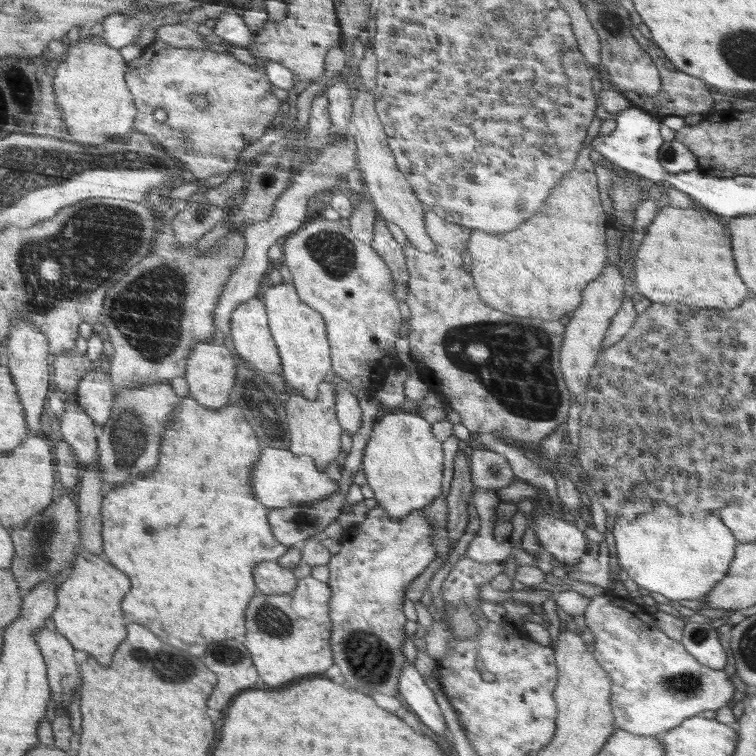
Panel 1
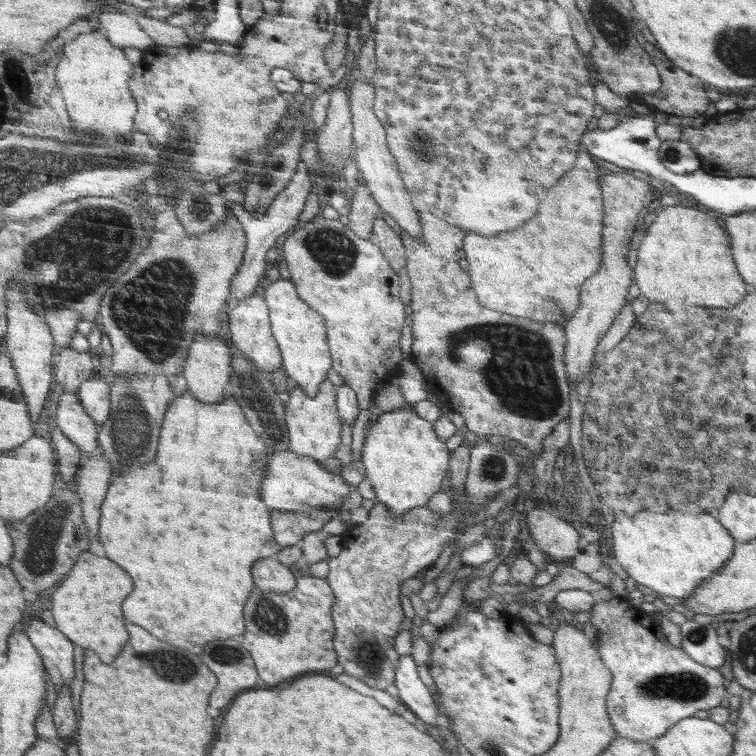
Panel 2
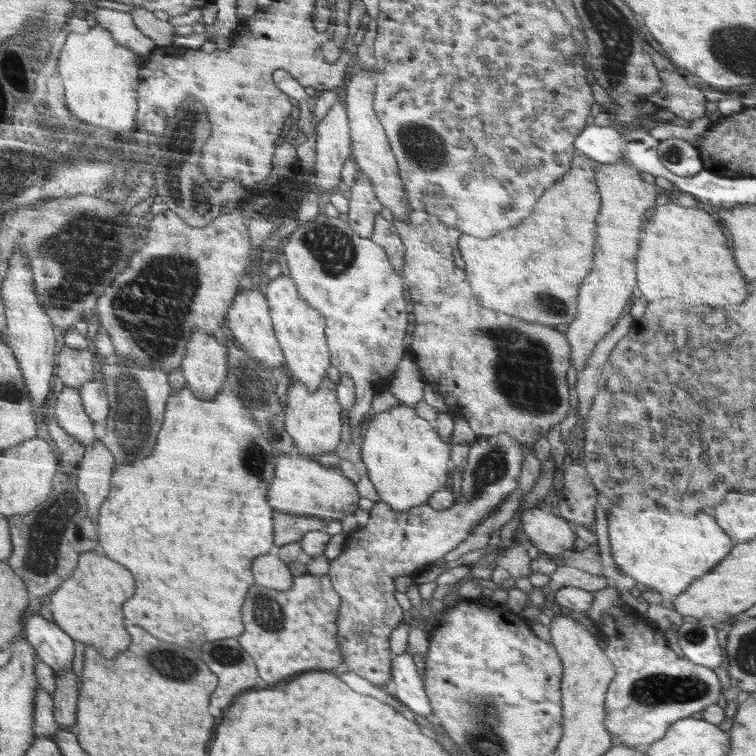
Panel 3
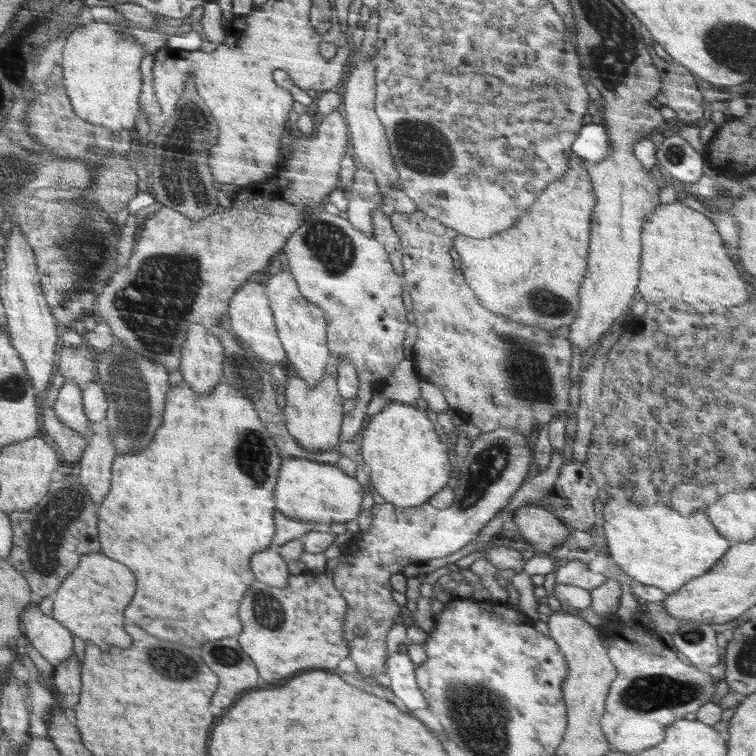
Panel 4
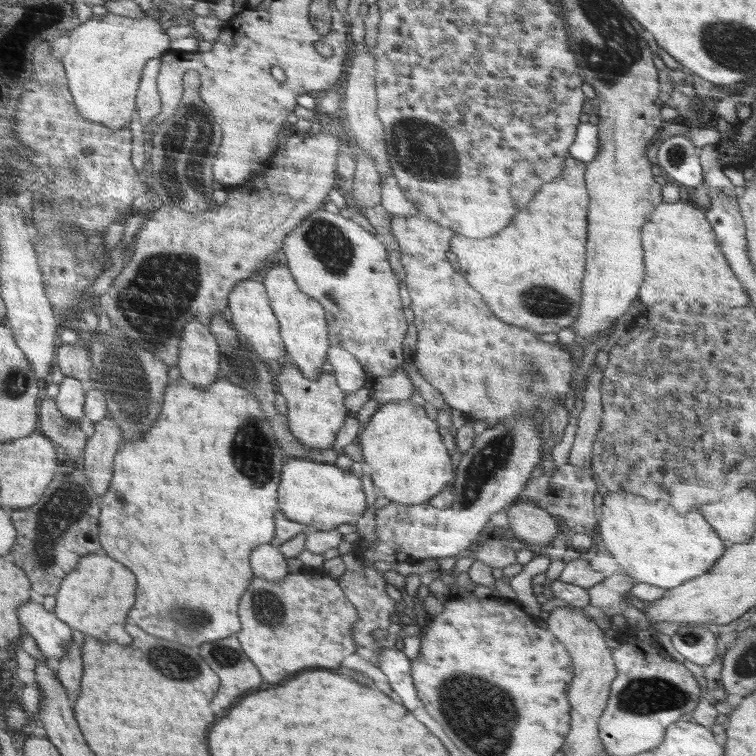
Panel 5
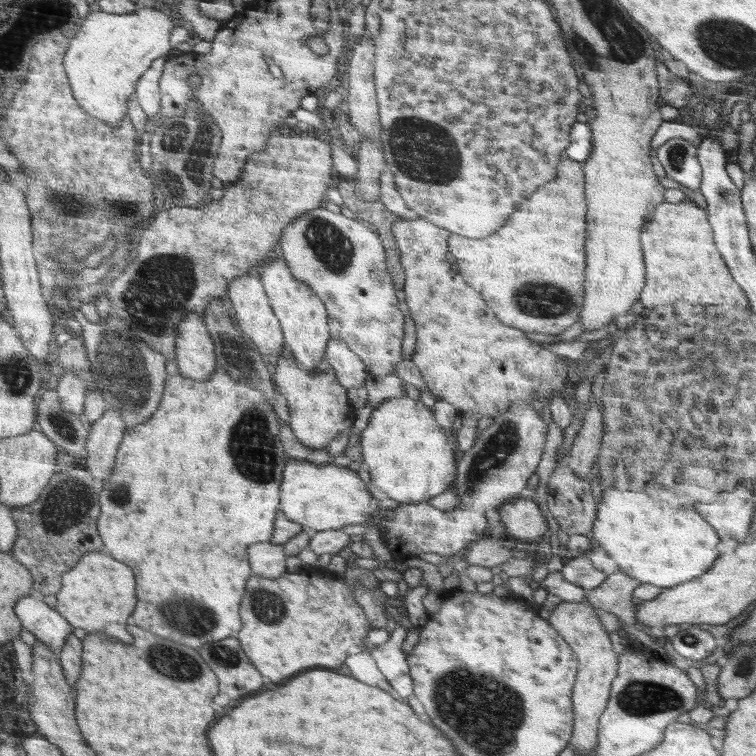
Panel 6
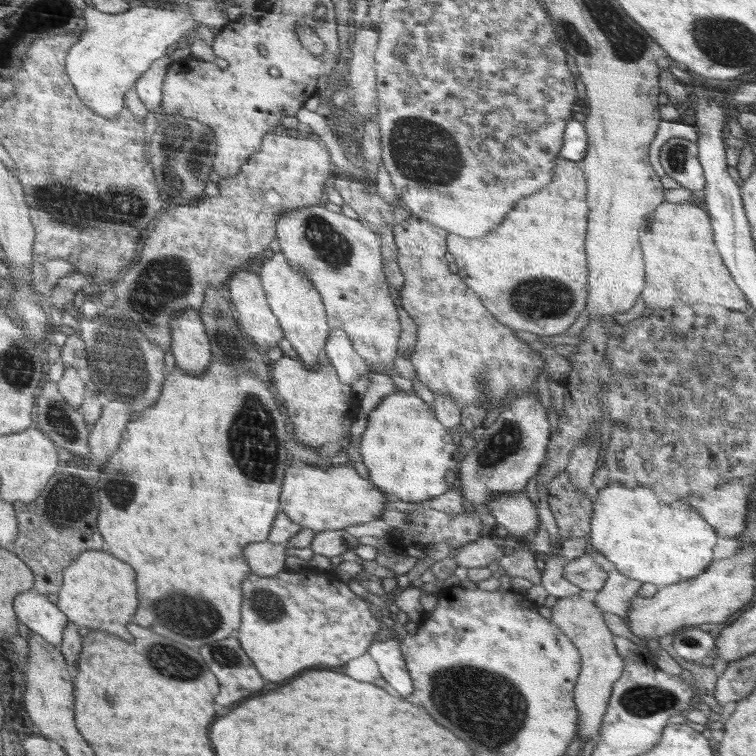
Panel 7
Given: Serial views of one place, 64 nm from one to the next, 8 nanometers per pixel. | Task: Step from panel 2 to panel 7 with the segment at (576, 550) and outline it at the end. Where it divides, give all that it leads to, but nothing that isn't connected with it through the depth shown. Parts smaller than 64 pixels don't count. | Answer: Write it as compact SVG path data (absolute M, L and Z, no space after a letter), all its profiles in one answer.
M510 492L496 496L488 502L491 514L500 524L502 532L512 541L523 541L526 534L536 532L540 526L534 504L526 493Z

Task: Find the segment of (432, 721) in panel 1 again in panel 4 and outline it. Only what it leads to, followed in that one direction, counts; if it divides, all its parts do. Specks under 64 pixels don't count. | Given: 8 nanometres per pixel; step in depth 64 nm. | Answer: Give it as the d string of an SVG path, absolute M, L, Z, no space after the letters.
M396 652L387 659L390 691L410 710L426 710L427 700L417 684L415 664L407 654Z

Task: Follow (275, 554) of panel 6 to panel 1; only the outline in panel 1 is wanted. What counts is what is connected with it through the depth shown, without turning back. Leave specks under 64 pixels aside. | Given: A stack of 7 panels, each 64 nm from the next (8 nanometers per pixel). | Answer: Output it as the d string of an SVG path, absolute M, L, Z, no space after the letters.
M268 560L268 564L260 564L256 568L256 584L260 584L262 594L290 594L296 586L296 576L292 574L293 570L288 570L277 561Z

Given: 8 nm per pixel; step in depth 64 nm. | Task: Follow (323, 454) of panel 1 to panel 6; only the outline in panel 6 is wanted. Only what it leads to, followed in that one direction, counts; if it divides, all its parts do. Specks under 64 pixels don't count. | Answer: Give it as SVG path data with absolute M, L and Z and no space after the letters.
M291 357L280 358L278 364L272 369L272 381L277 394L282 394L287 400L289 408L289 425L296 438L306 446L315 449L324 449L330 440L338 437L350 429L356 416L350 414L346 390L336 378L334 369L324 372L312 373L304 369Z

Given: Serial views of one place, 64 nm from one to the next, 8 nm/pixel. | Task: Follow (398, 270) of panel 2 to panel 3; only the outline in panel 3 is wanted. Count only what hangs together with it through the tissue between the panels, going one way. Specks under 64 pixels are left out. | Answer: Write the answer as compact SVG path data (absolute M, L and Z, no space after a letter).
M377 215L373 223L371 240L383 246L395 272L402 276L405 266L405 248L393 223L385 220L381 215Z

